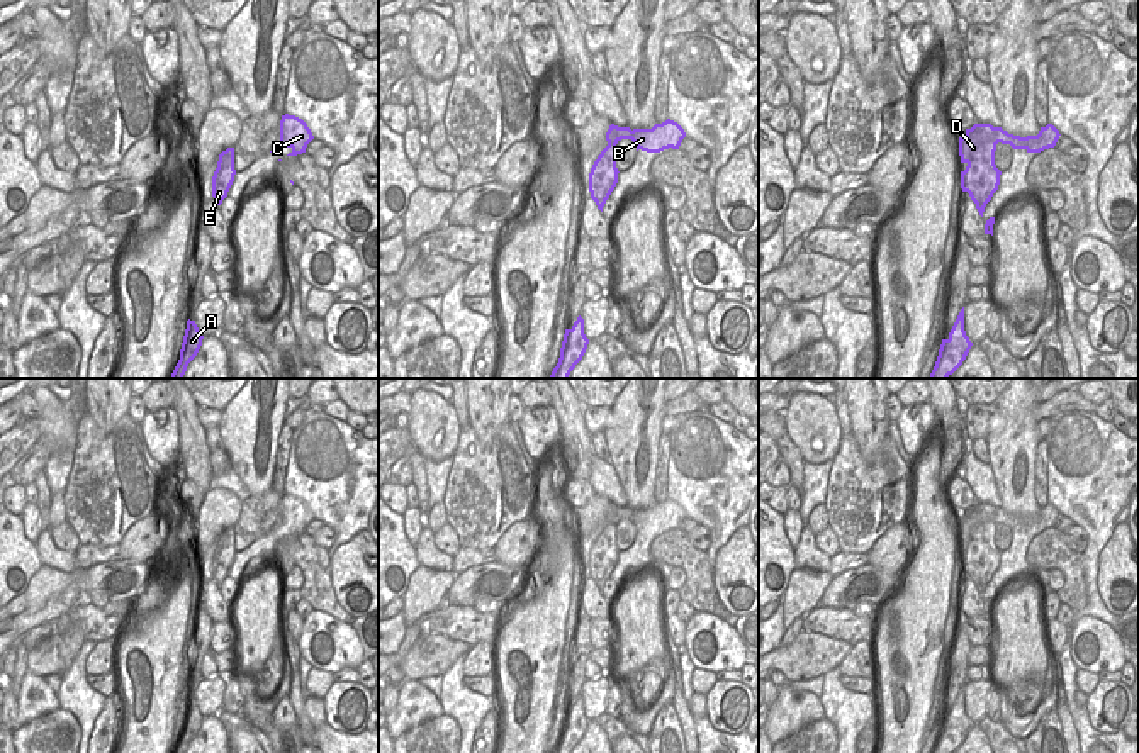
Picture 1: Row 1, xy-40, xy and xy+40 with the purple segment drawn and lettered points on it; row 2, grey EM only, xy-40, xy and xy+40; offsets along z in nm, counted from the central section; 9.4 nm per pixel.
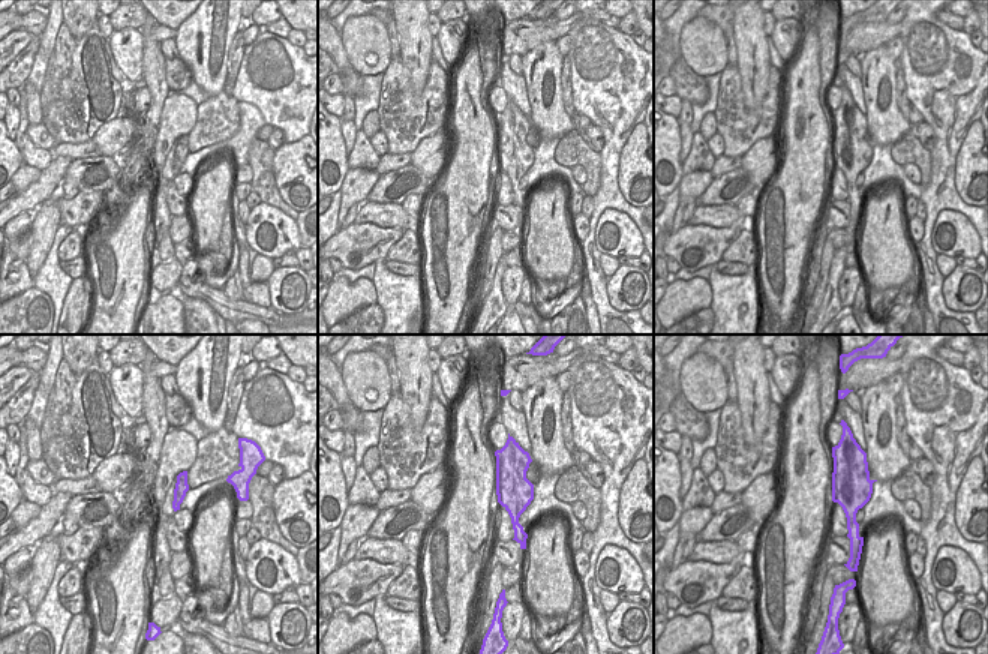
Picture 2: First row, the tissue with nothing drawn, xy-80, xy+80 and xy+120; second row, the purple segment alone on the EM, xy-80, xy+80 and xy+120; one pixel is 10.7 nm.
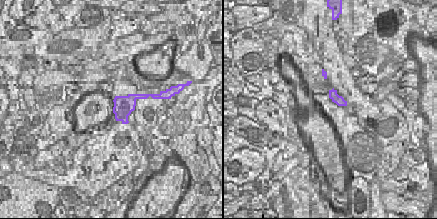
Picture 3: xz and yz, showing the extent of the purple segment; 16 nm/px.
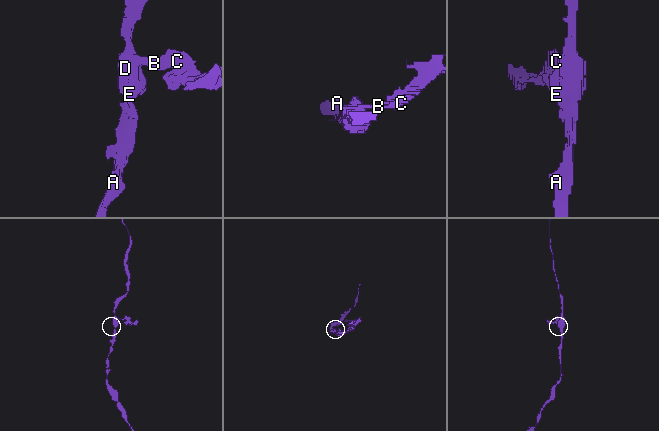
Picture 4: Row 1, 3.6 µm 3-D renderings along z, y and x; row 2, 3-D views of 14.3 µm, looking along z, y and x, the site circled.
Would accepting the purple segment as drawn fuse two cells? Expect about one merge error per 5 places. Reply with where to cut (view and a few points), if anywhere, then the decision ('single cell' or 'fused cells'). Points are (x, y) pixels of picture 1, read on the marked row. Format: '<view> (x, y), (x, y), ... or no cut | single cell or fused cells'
no cut | single cell

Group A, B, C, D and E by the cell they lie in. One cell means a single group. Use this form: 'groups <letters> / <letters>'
groups A B C D E

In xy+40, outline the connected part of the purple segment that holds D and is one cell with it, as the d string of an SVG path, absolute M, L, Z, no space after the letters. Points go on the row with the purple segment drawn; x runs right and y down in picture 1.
M974 124L959 137L961 163L966 170L961 171L961 188L968 192L983 217L986 204L998 190L1002 171L995 165L996 144L1010 144L1013 149L1025 149L1027 153L1041 153L1054 148L1059 139L1059 131L1047 124L1041 127L1037 136L1013 136L1002 127L991 124Z

